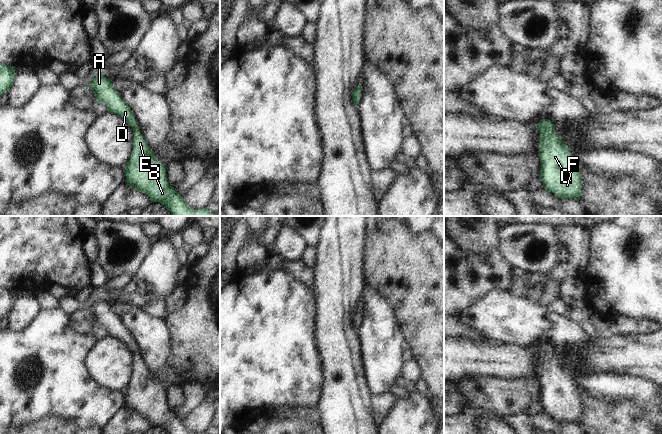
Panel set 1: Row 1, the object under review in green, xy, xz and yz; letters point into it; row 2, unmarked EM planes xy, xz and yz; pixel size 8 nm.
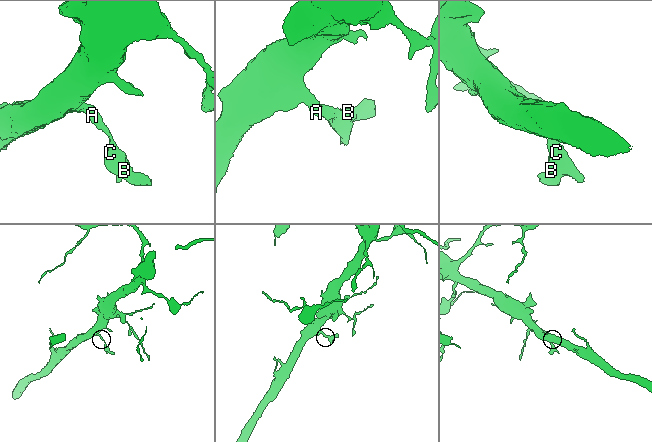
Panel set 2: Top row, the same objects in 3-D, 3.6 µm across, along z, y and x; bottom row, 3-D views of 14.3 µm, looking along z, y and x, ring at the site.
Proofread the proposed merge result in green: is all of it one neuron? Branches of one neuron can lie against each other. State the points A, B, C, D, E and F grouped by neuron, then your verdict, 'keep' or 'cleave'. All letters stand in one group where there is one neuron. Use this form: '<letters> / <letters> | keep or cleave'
A B C D E F | keep

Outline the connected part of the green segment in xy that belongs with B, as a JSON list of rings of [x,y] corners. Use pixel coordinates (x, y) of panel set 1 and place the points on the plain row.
[[[98,300],[89,306],[96,325],[106,329],[109,337],[117,338],[134,356],[133,375],[125,391],[125,406],[135,414],[147,418],[152,426],[159,426],[168,434],[192,434],[166,402],[166,389],[155,382],[154,376],[144,364],[136,343],[112,310],[112,304]]]

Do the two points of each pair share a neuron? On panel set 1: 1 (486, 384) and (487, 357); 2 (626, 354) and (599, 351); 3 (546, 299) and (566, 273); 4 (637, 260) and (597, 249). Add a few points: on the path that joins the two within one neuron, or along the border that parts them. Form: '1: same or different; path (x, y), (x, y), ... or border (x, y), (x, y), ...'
1: different; border (463, 378), (500, 376), (509, 380)
2: same; path (619, 354), (606, 354)
3: different; border (549, 271), (561, 283)
4: same; path (627, 257), (617, 249), (607, 249)

